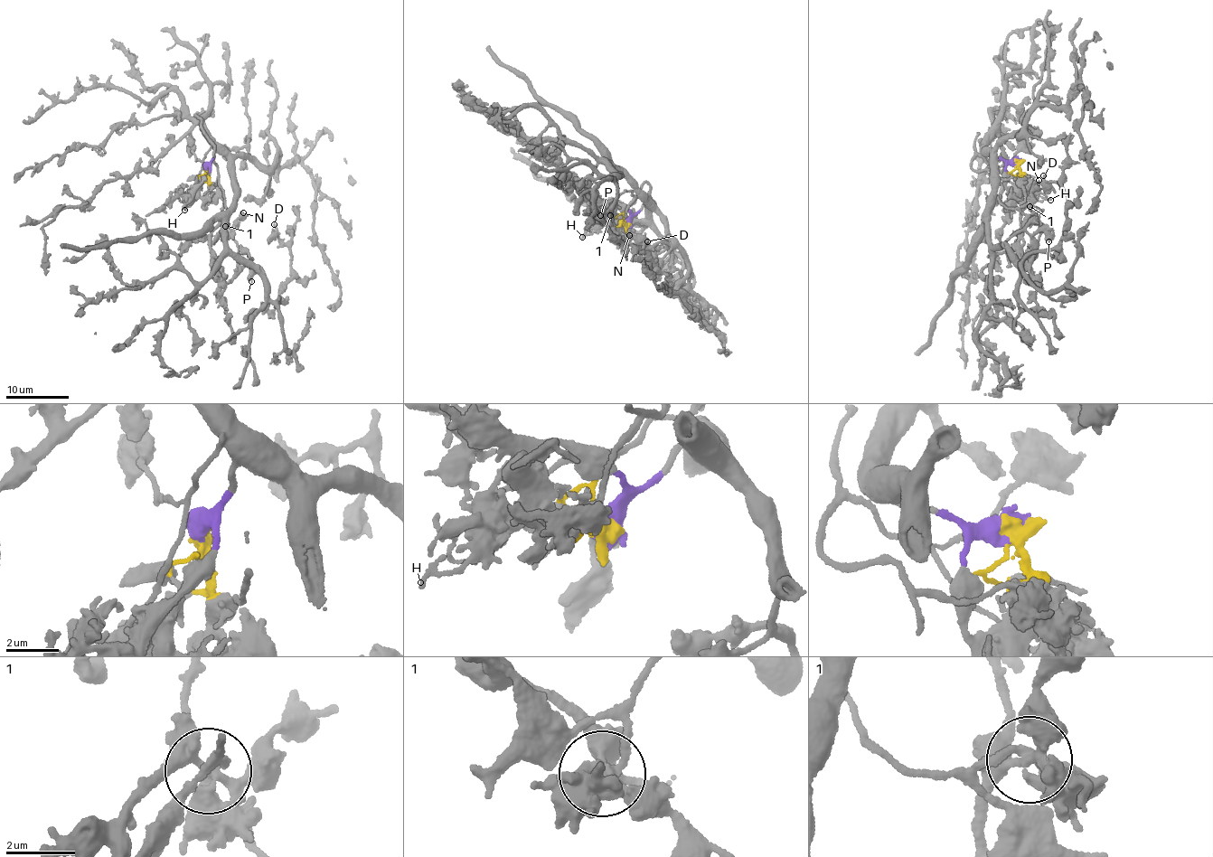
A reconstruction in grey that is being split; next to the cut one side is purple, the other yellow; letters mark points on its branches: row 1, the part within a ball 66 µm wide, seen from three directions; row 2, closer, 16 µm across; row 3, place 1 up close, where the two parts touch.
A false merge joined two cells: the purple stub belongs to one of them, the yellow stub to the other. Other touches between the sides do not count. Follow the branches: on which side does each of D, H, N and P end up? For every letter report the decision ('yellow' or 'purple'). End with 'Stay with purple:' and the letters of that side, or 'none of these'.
D: purple
H: yellow
N: purple
P: purple
Stay with purple: D, N, P

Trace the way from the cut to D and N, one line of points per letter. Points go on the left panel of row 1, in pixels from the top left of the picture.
D: (206, 167), (215, 152), (229, 158), (234, 203), (227, 242), (279, 303), (292, 277), (290, 250), (273, 223)
N: (206, 167), (215, 152), (229, 158), (234, 203), (220, 258), (210, 231), (233, 225), (243, 211)

